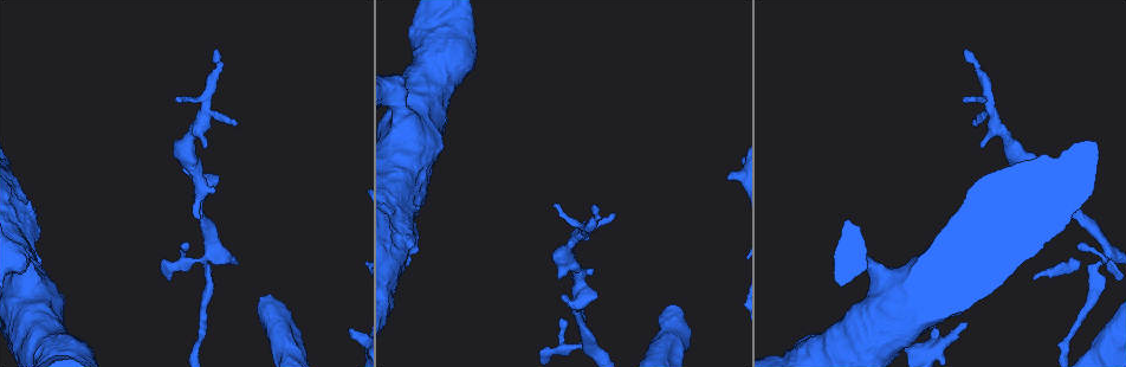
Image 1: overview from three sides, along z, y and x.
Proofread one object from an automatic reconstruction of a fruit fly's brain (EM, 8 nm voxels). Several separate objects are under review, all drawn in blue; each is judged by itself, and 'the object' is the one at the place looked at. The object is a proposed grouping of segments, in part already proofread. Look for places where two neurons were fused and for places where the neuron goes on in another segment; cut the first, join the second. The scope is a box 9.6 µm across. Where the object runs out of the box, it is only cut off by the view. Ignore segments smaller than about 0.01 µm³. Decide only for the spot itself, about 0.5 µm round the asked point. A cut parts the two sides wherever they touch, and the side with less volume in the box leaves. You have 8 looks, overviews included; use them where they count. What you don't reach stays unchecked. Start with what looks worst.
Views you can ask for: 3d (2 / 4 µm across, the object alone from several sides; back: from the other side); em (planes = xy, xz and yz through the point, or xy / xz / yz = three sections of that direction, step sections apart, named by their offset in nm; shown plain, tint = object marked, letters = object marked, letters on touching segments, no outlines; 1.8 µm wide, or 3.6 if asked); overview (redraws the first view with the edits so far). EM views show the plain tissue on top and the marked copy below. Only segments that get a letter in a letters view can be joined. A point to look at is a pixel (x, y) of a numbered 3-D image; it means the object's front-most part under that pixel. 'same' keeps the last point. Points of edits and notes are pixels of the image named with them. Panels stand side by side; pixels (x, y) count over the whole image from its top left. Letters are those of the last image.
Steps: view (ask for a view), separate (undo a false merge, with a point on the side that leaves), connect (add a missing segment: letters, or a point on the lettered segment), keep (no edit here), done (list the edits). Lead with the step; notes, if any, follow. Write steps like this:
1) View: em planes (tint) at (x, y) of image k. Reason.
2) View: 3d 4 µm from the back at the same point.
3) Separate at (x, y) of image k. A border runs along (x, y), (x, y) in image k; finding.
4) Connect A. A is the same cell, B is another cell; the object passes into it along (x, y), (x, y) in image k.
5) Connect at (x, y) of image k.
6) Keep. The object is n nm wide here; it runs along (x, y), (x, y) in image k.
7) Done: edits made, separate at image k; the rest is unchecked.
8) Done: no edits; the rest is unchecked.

View: 3d 2 µm at (1080, 244) of image 1.

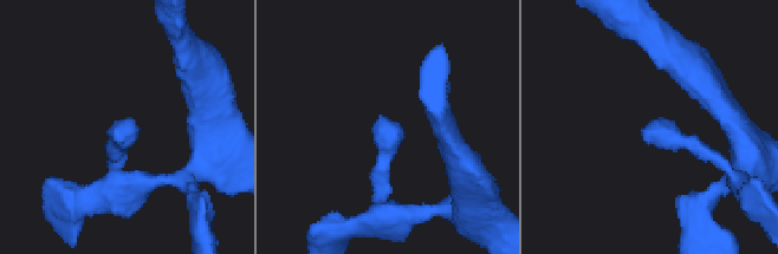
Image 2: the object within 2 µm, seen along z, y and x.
View: em xz step 16 (tint) at (657, 117) of image 2.

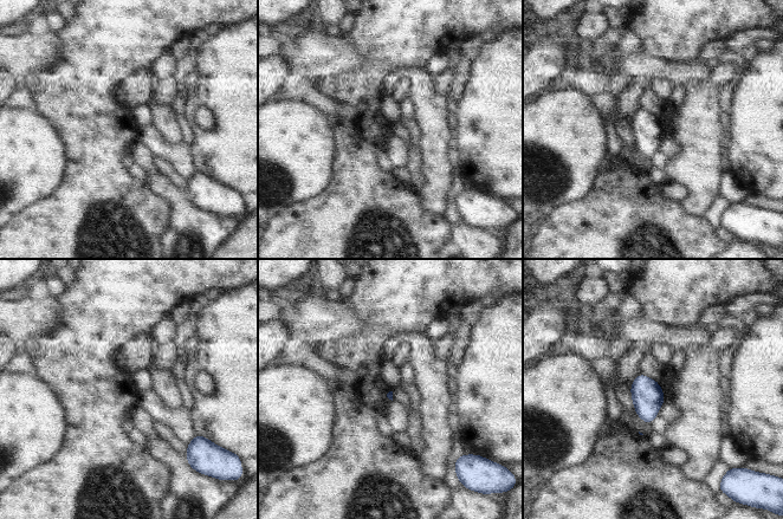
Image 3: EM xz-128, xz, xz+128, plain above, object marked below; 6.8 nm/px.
View: em planes (letters) at the same point. Another direction.

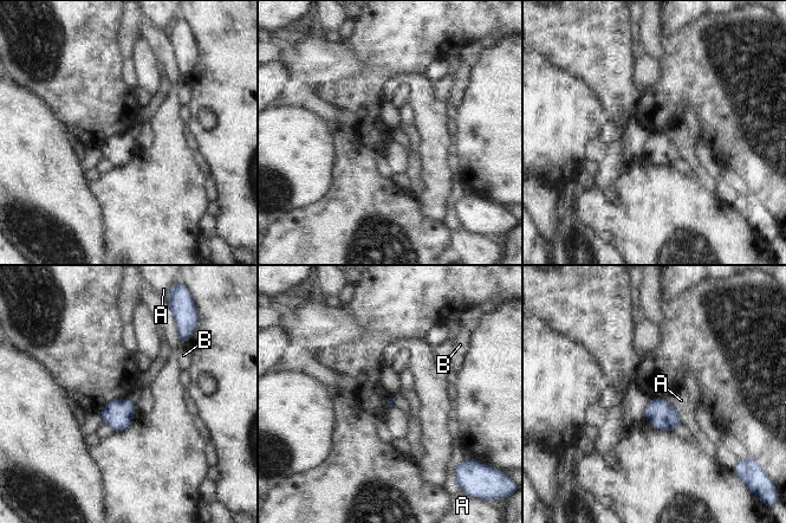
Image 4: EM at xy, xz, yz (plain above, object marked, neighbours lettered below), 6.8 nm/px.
Keep. A and B are other cells; a border runs along (664, 399), (683, 423) in image 4; no lettered segment goes on from it.

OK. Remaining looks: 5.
View: 3d 2 µm at (727, 175) of image 1. An open end.

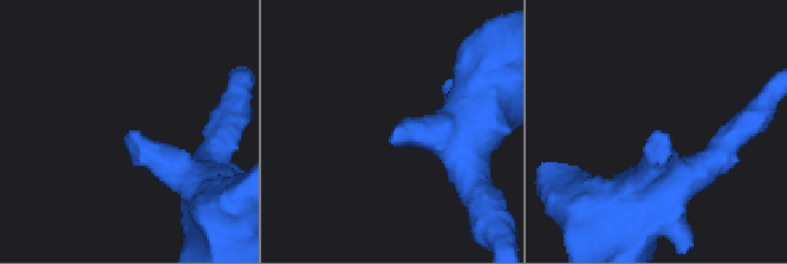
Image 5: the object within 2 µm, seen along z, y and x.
View: em xy step 8 (letters) at (389, 137) of image 5.

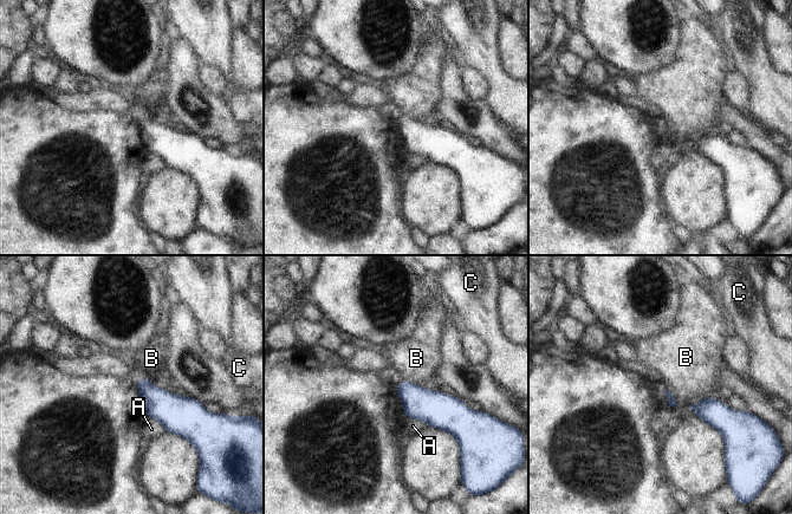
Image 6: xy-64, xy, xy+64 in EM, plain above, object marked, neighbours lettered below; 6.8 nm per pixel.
View: em planes (letters) at the same point.

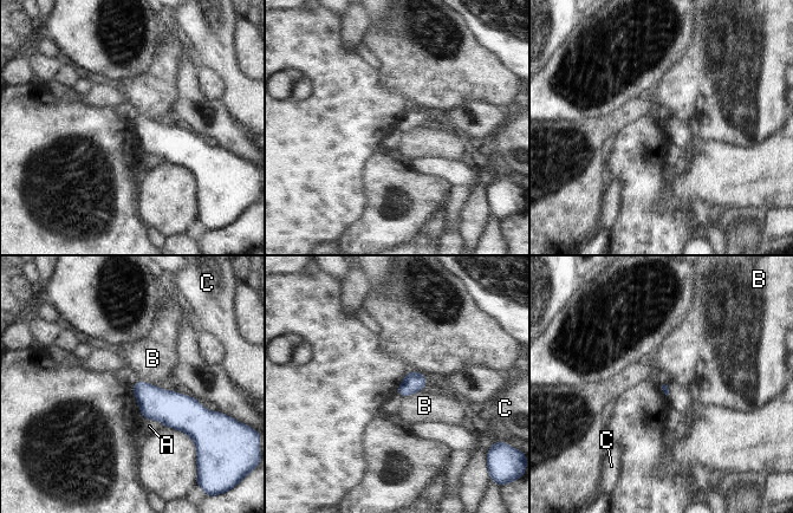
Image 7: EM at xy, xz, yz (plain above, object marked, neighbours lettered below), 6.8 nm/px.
Keep. The longest contact is with B, 160 nm; A, B and C are other cells; a border runs along (423, 389), (402, 397) in image 7; none of them fits.

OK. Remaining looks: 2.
View: em xz step 8 (letters) at (182, 168) of image 1. Thick end.

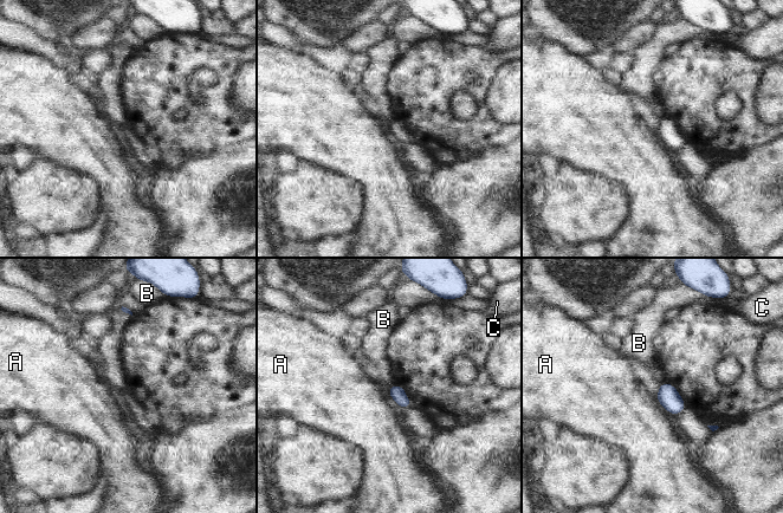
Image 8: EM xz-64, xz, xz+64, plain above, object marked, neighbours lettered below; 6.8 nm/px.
View: em planes (letters) at the same point.

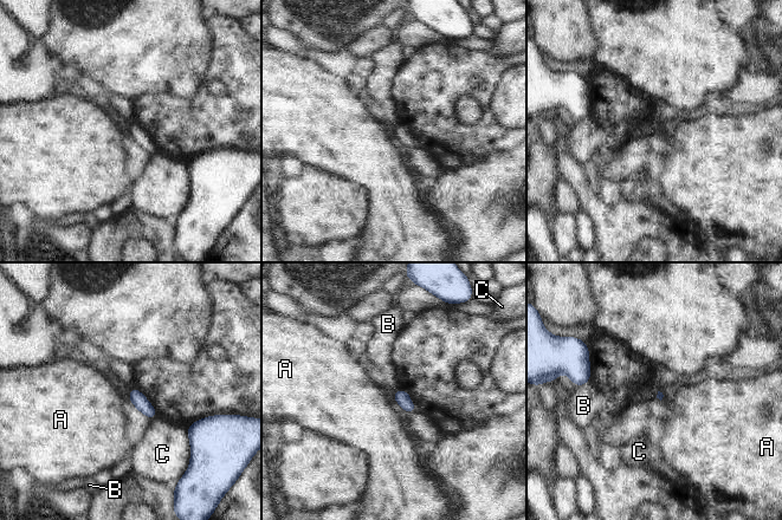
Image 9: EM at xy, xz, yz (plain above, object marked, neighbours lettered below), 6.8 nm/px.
Keep. A, B and C are other cells; a border runs along (589, 379), (577, 387) in image 9; no lettered segment goes on from it.

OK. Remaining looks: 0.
Done: no edits; the rest is unchecked.

